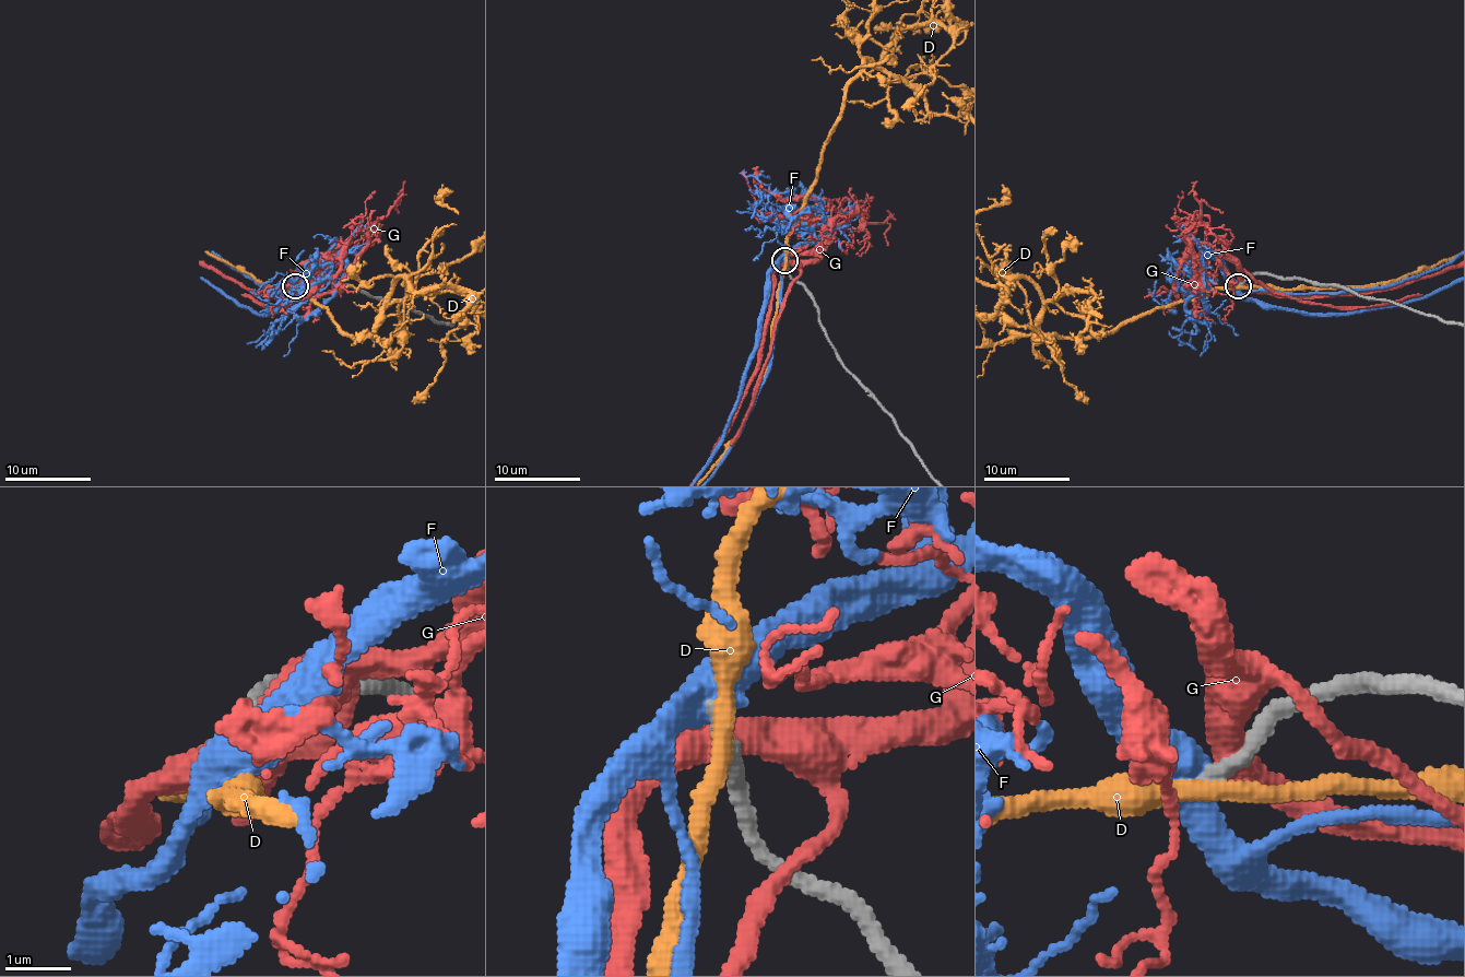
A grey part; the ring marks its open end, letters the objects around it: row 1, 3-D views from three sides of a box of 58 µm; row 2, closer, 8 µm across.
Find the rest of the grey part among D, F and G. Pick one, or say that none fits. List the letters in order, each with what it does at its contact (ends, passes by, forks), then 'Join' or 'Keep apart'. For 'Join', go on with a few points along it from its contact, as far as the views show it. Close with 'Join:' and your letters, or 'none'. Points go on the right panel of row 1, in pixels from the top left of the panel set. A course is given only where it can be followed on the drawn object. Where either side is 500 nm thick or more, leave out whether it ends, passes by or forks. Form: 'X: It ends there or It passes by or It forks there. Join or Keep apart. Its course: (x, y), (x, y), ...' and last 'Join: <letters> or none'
D: It passes by. Keep apart
F: Keep apart
G: It passes by. Keep apart
Join: none

